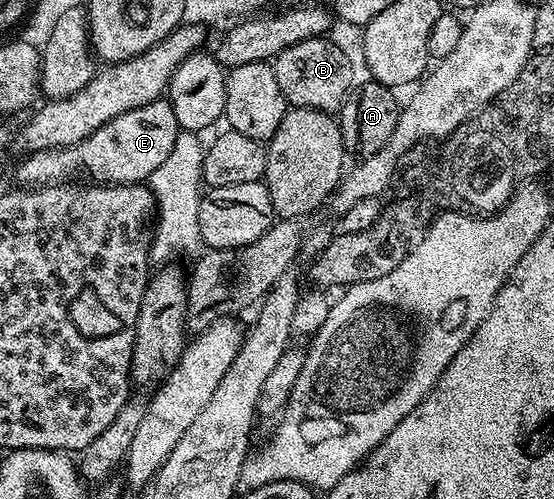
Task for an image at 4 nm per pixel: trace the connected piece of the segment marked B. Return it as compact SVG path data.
M312 36L307 42L295 42L295 46L287 46L271 62L275 82L279 82L279 90L283 90L286 105L294 108L310 108L330 114L340 113L343 102L353 89L353 64L349 56L325 36Z

